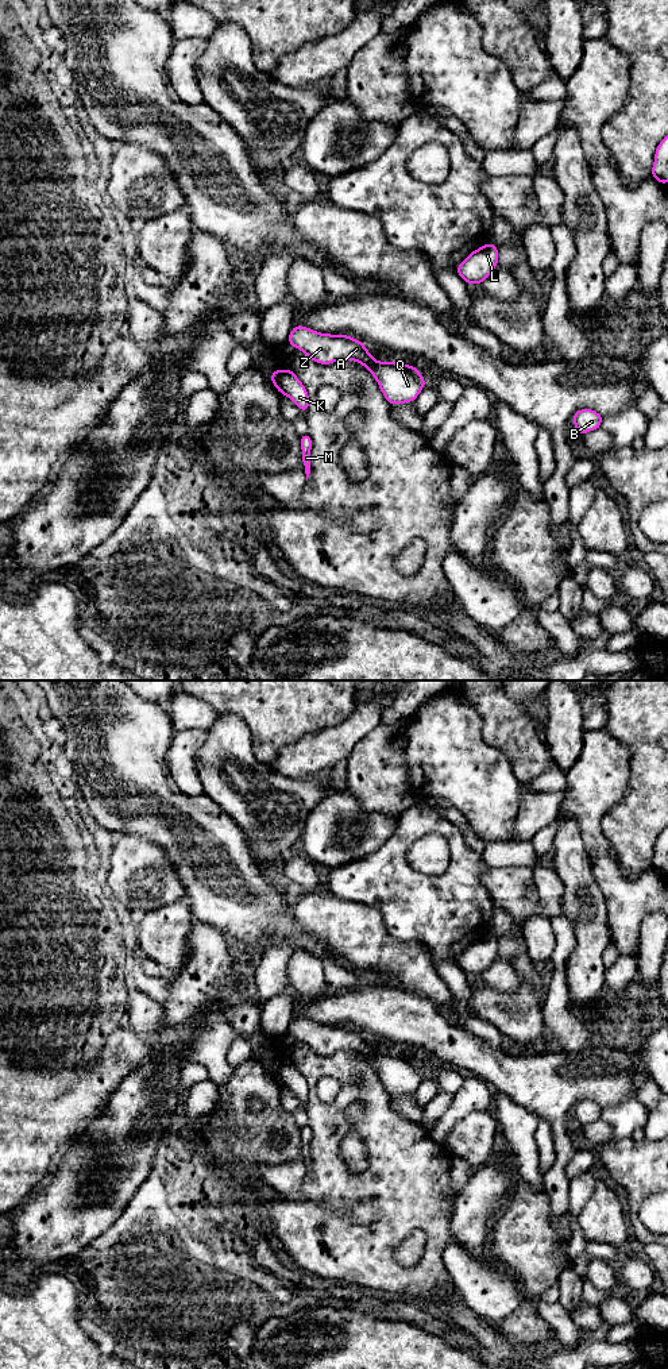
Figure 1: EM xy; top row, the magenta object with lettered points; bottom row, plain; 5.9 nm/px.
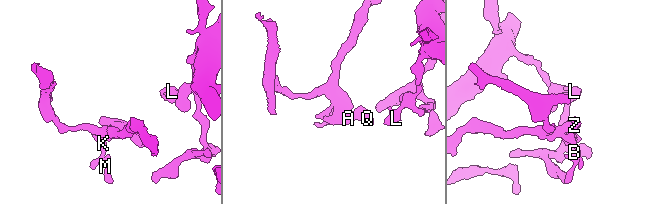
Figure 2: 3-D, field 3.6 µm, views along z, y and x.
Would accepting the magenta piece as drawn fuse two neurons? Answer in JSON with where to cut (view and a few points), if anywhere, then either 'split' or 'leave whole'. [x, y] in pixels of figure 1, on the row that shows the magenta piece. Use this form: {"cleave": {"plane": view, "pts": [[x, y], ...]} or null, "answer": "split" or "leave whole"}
{"cleave": {"plane": "xy", "pts": [[375, 361], [362, 363]]}, "answer": "split"}

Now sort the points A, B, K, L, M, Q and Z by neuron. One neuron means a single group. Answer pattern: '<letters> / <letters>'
A B K L M Z / Q

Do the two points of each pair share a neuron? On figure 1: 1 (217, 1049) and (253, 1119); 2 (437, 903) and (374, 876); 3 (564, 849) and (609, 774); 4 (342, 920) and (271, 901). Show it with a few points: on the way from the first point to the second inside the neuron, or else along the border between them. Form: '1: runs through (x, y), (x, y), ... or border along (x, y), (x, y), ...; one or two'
1: border along (235, 1068), (223, 1084), (208, 1079); two
2: runs through (421, 903), (413, 903), (390, 882); one
3: border along (560, 813), (575, 822), (590, 856); two
4: border along (290, 906), (293, 918), (307, 933); two

